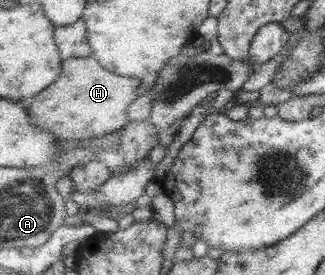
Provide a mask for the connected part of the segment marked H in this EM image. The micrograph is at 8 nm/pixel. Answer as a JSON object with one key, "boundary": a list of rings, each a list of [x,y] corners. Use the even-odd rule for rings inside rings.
{"boundary":[[[94,56],[69,58],[62,62],[62,75],[37,96],[26,99],[31,120],[59,140],[85,140],[123,130],[129,123],[128,108],[139,98],[142,80],[121,76],[105,68]]]}

